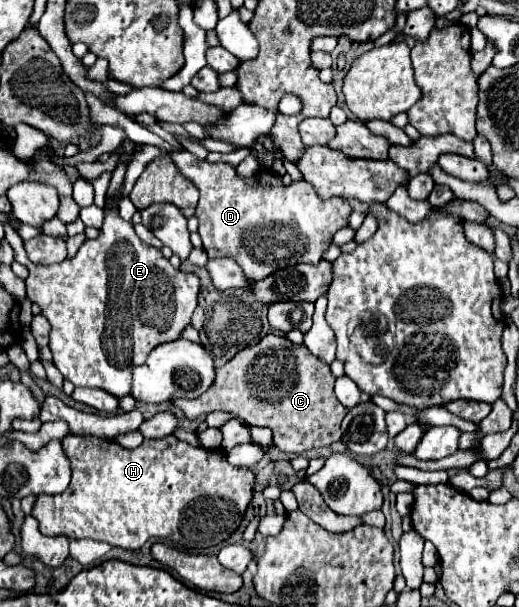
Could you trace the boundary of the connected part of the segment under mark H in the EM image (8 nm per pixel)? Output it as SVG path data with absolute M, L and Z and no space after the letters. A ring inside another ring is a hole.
M68 435L66 439L62 439L62 445L66 449L66 455L70 457L72 463L72 481L68 485L68 489L60 495L40 495L32 515L38 519L40 523L40 533L46 537L58 537L64 535L68 539L94 539L94 541L104 541L112 547L122 547L122 549L140 549L150 537L158 537L158 539L170 539L178 545L184 545L186 549L206 549L212 545L218 545L222 541L226 541L240 525L240 513L244 519L244 513L248 509L248 505L252 503L254 497L254 485L256 485L256 475L254 471L246 469L246 467L234 467L228 463L226 459L226 451L222 447L206 451L206 449L198 449L192 447L186 441L178 441L174 435L168 437L160 437L160 439L144 439L140 447L136 449L126 449L122 445L118 445L116 441L110 439L100 439L96 435Z

